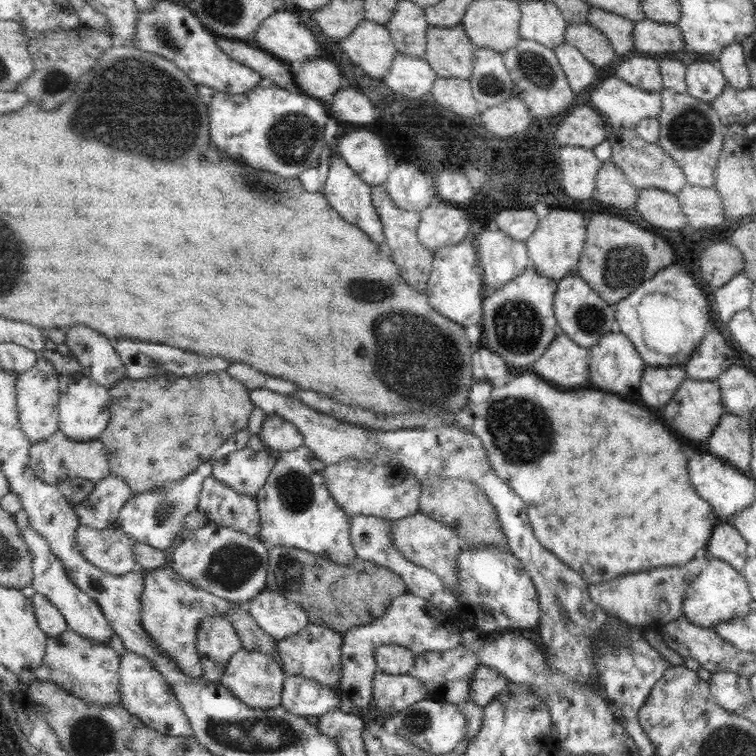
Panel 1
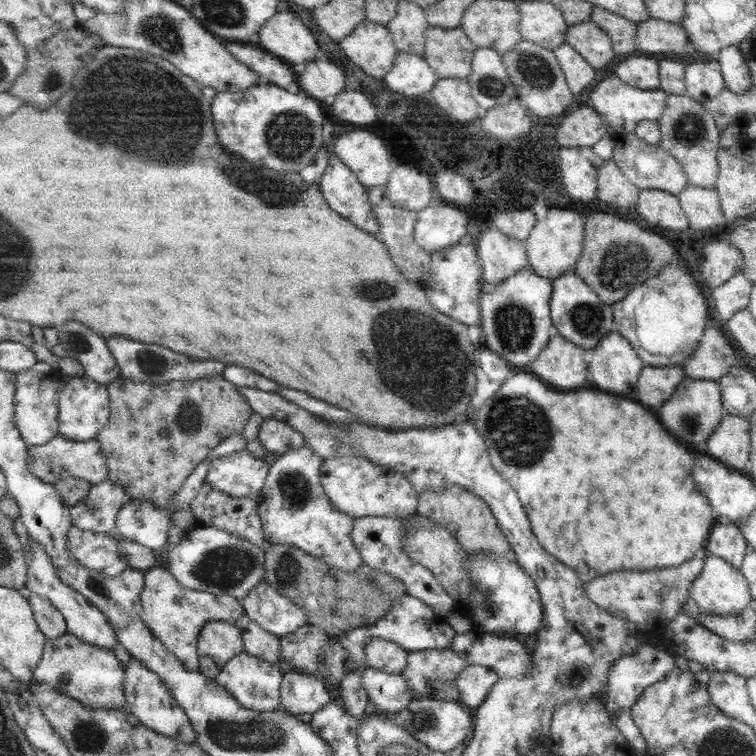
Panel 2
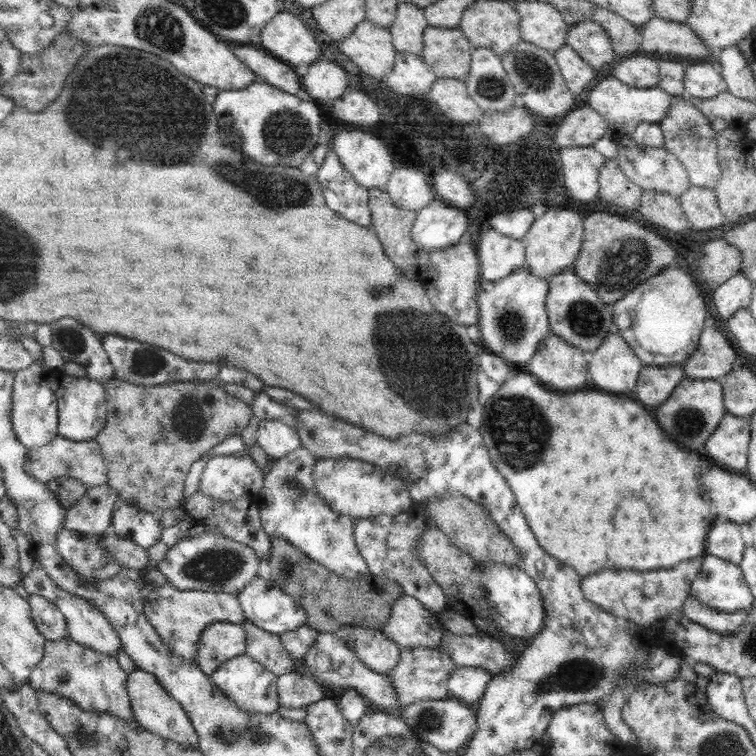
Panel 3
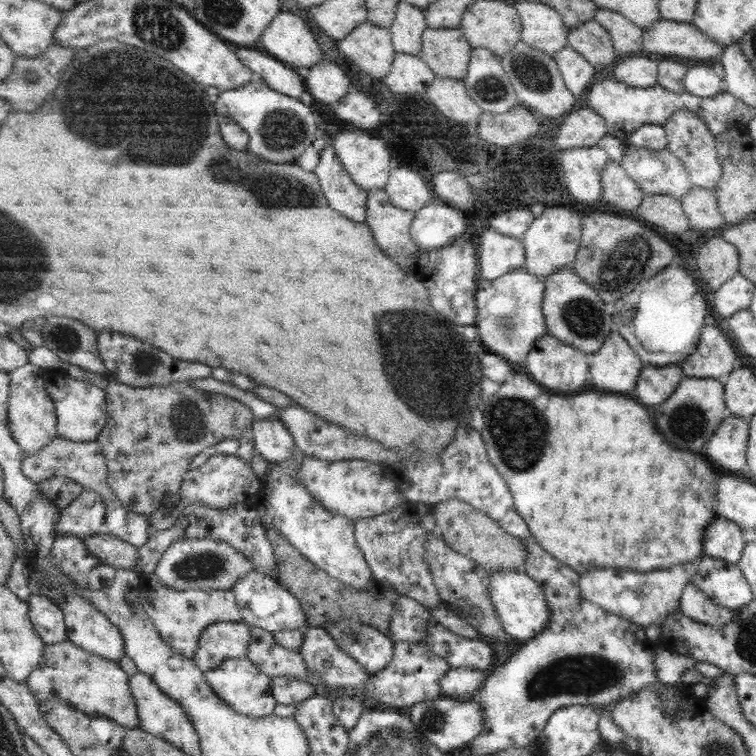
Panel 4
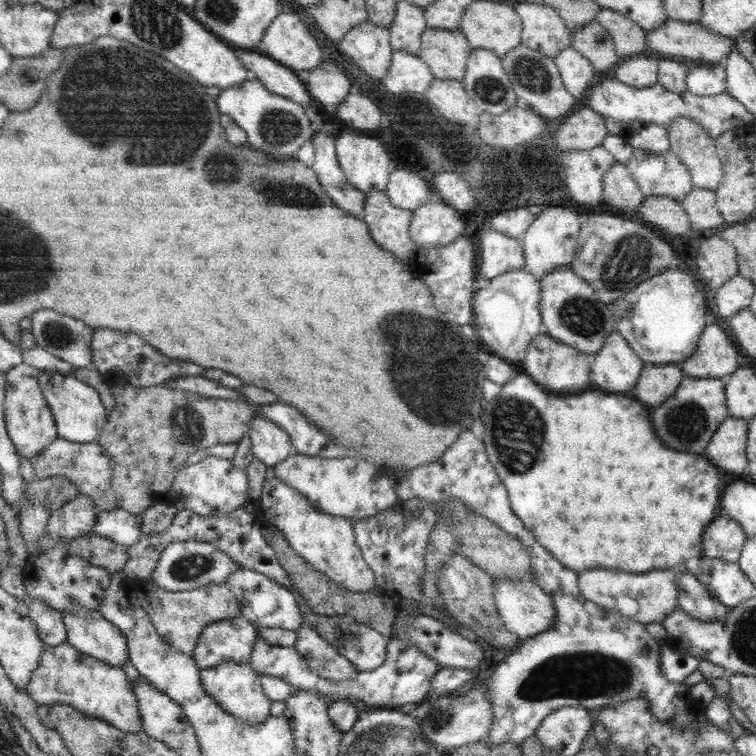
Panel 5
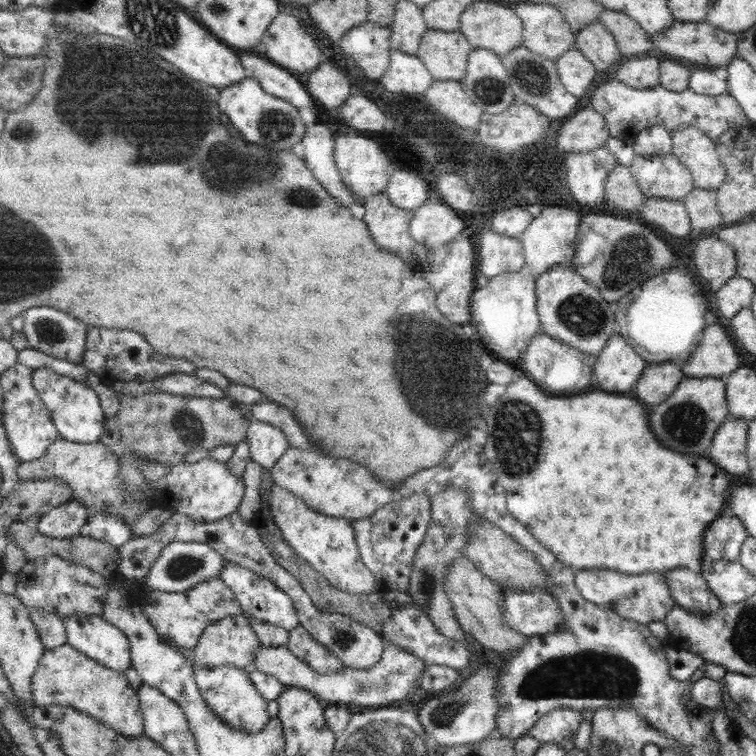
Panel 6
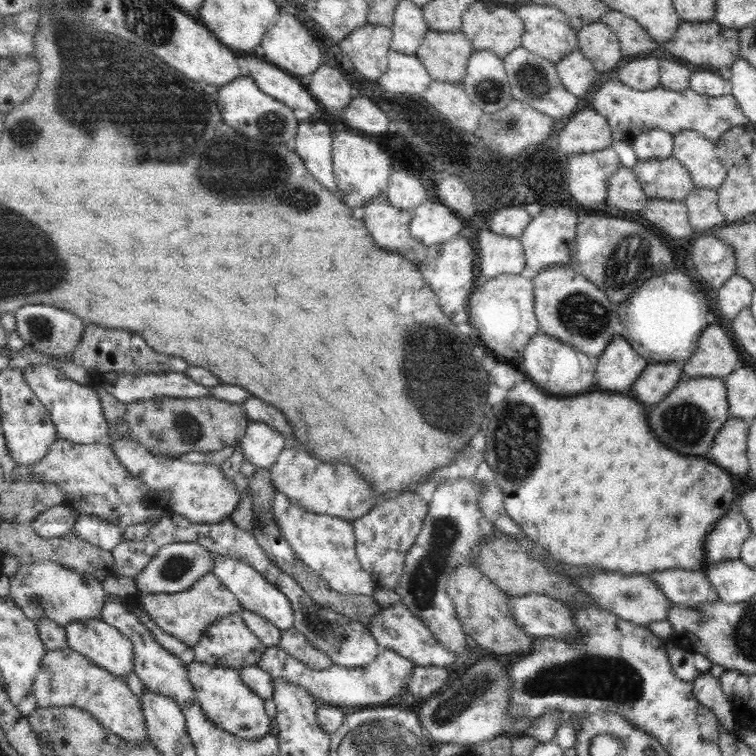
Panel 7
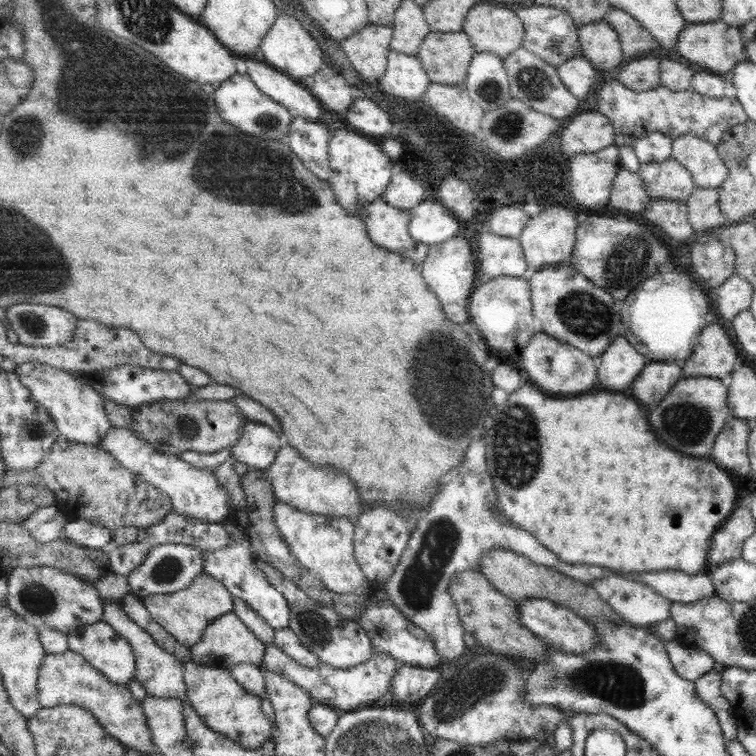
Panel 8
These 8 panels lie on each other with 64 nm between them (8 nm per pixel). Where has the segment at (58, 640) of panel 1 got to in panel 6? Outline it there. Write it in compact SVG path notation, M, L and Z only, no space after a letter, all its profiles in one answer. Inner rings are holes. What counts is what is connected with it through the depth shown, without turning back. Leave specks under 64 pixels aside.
M68 642L62 647L46 649L34 677L33 692L35 706L71 706L90 714L124 736L140 738L146 733L140 697L129 686L127 676L100 664L87 653L79 652Z

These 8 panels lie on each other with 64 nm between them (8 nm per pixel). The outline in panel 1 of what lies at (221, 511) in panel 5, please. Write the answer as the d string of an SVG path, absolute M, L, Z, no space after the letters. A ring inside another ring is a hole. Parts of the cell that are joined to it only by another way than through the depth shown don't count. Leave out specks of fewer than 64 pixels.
M247 447L232 452L223 460L217 460L213 475L240 493L257 496L278 464L277 460L271 451L265 452L265 447L260 451Z

